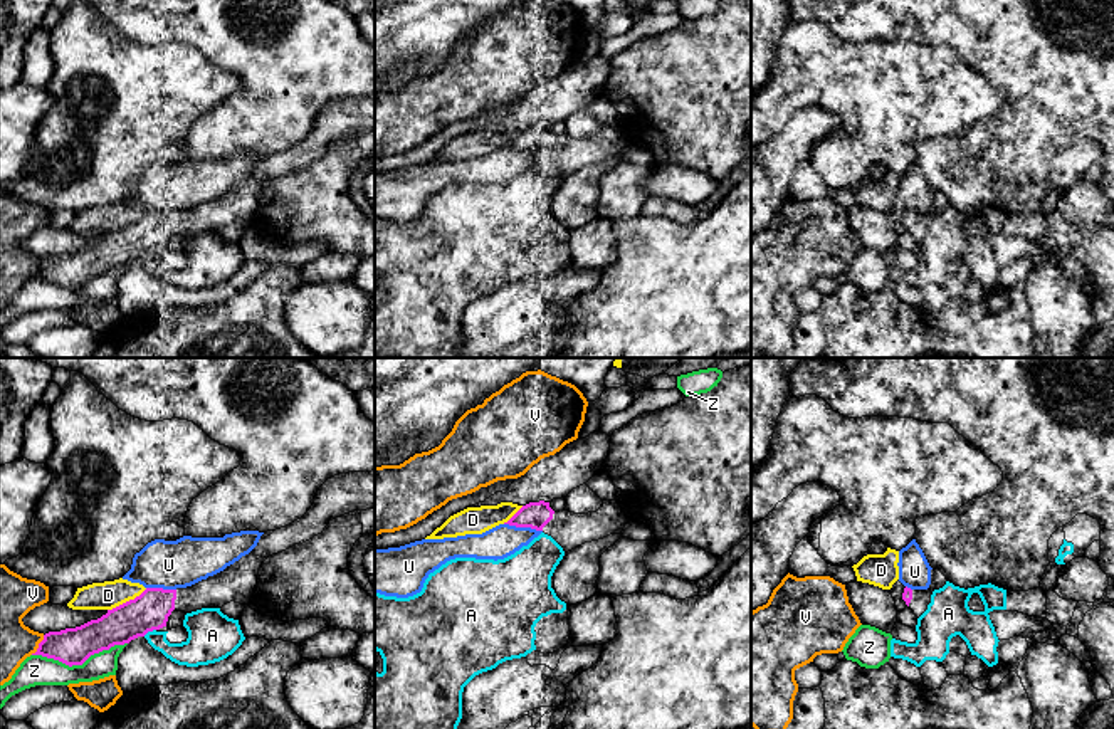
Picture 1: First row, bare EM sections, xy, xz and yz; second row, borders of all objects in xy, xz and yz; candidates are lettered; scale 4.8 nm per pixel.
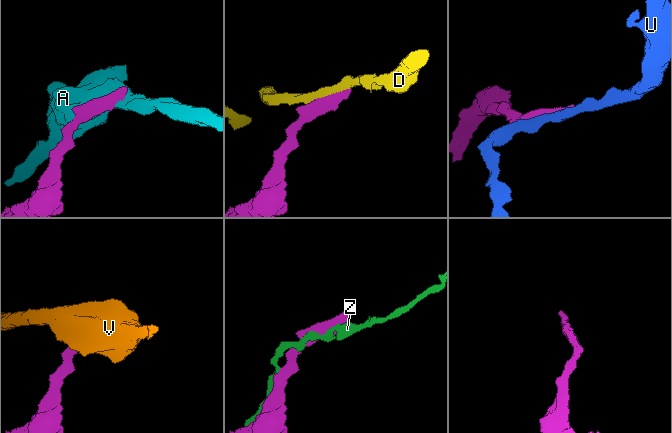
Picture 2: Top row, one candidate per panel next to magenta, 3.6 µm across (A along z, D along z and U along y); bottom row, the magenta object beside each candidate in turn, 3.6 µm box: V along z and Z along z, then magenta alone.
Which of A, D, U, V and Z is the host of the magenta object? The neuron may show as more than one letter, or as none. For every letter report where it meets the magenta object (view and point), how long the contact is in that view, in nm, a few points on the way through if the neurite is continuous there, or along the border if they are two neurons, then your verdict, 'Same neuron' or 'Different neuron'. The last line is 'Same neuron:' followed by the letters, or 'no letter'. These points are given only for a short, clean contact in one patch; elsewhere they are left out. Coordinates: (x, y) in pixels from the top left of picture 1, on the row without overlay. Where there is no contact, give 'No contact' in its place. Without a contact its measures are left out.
A: Touches magenta at xy (148, 254). Shared border 70 nm. Different neuron
D: Touches magenta at xy (126, 225). Shared border 220 nm. Different neuron
U: Touches magenta at xz (523, 150). Shared border 190 nm. Different neuron
V: Touches magenta at xy (39, 269). Shared border 120 nm. Different neuron
Z: Touches magenta at xy (79, 288). Shared border 460 nm. Different neuron
Same neuron: no letter

